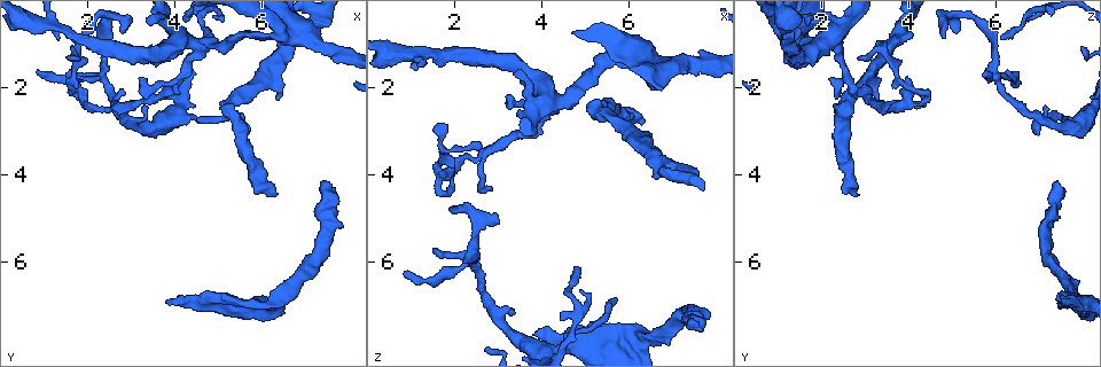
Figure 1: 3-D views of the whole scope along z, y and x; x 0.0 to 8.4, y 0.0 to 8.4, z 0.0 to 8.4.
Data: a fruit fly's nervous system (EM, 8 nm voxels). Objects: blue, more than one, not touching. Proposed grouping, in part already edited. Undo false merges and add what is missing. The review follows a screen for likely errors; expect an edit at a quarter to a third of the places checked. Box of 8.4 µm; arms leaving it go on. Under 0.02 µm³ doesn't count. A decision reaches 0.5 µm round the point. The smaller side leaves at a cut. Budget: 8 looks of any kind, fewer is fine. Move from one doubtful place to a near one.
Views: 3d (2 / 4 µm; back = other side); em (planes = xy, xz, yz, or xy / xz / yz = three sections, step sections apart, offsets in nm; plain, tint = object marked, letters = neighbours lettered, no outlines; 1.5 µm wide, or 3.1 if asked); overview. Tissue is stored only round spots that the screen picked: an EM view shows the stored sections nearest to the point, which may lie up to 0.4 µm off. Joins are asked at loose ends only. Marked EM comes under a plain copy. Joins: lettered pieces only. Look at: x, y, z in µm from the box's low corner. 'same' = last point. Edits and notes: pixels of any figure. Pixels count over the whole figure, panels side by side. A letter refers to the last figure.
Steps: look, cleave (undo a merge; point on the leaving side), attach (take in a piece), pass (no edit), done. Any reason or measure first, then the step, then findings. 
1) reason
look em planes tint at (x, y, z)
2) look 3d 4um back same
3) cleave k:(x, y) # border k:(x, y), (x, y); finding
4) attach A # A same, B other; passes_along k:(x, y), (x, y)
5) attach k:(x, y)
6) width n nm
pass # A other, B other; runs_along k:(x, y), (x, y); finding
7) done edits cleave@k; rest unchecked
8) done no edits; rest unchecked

sharp bend
look 3d 4um at (5.20, 2.45, 2.55)

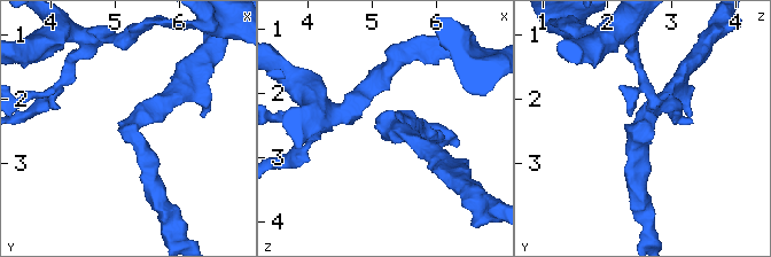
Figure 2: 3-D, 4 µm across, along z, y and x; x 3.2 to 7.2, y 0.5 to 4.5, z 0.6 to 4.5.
arm_widths 220, 260 nm; need the tissue
look em yz step 4 tint at (5.20, 2.50, 2.50)

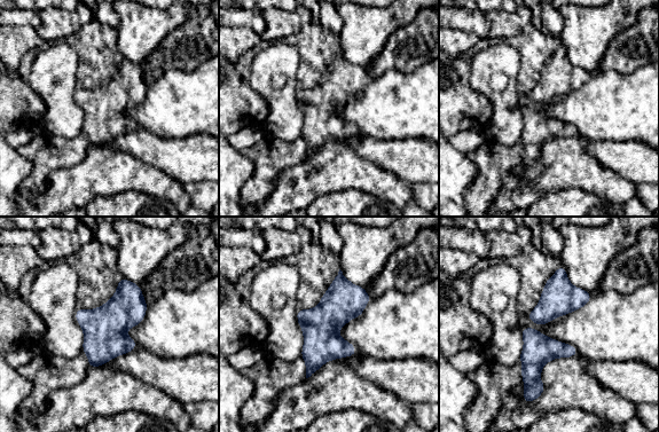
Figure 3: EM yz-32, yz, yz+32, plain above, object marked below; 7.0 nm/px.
look em xy step 4 letters same

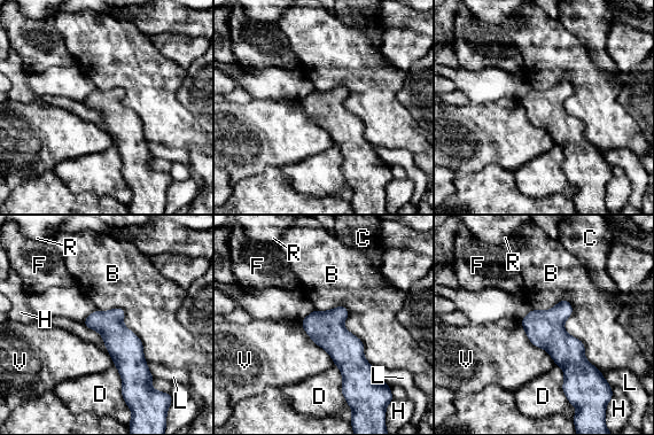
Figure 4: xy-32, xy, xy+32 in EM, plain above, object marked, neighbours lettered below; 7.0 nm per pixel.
pass # B other, C other, D other, F other, H other, L other, R other, V other; border 4:(520, 320), (527, 338), (555, 364); all the same neuron

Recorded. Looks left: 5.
free end
look em planes letters at (5.65, 3.10, 6.90)

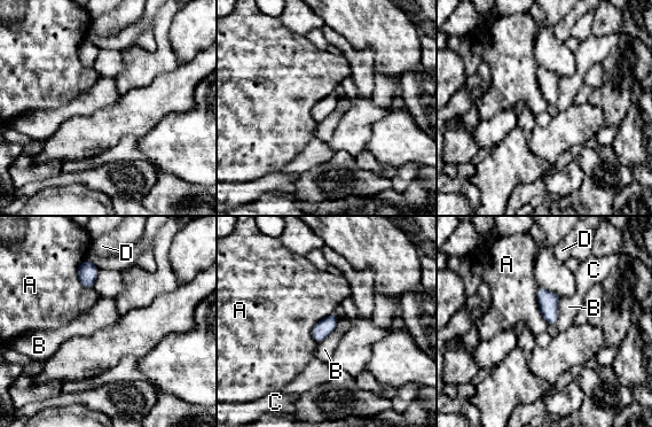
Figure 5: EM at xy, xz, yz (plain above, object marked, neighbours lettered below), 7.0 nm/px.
pass # A other, B other, C other, D other; border 5:(86, 259), (78, 279), (92, 288); none of them fits

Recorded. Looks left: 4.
branch stops here
look em planes letters at (4.85, 6.75, 7.45)

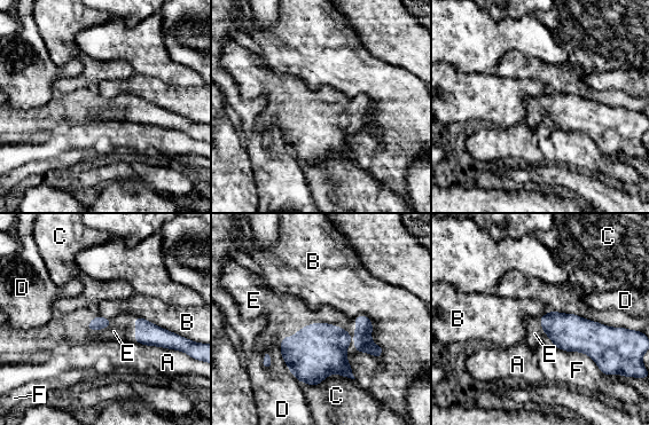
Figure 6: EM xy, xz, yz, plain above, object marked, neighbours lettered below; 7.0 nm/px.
attach E # A other, B other, C other, D other, E same, F other; the neuron continues

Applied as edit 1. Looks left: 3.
done edits attach@6; rest unchecked

